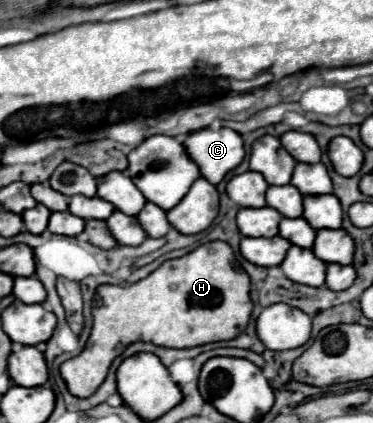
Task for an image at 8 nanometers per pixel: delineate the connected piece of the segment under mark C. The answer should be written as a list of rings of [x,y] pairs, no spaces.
[[[203,128],[191,132],[183,144],[189,156],[199,164],[201,176],[211,184],[219,184],[225,174],[237,168],[245,158],[243,138],[231,128]]]

